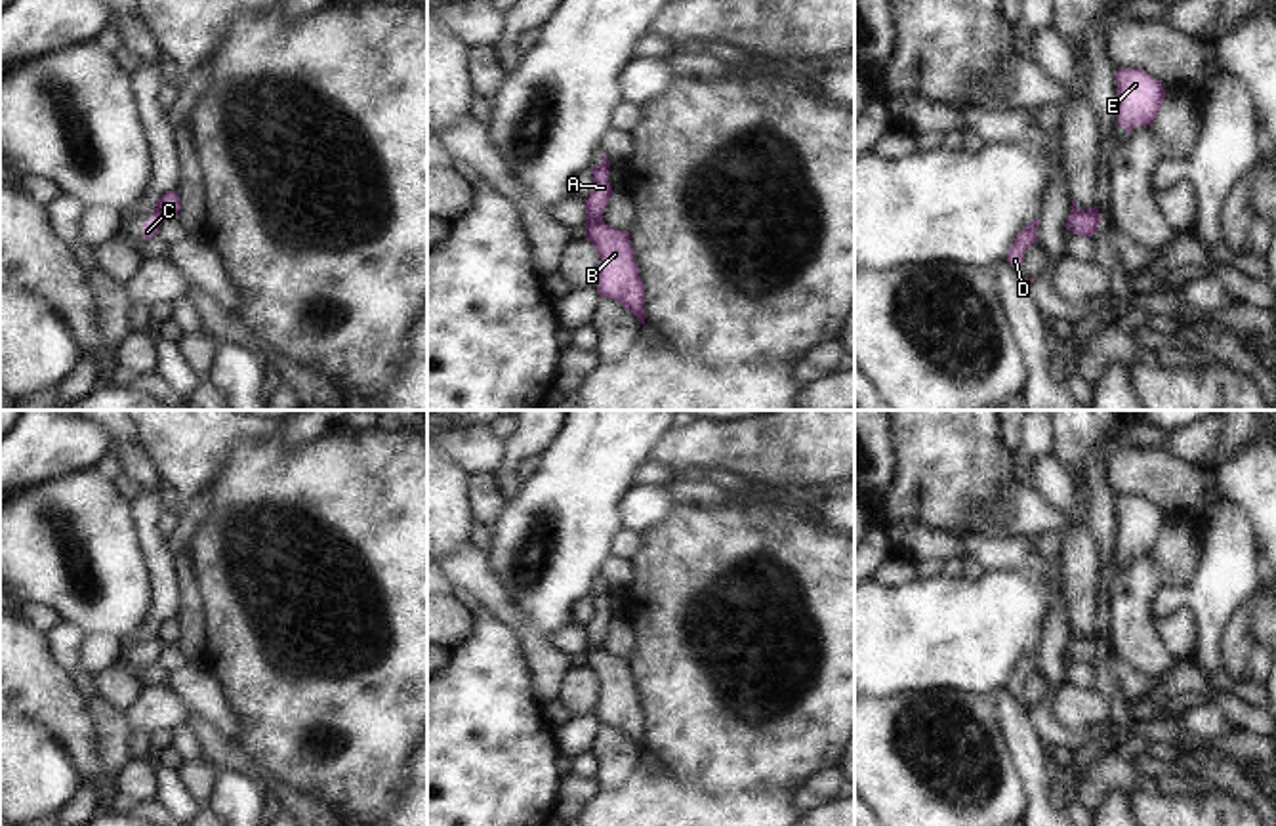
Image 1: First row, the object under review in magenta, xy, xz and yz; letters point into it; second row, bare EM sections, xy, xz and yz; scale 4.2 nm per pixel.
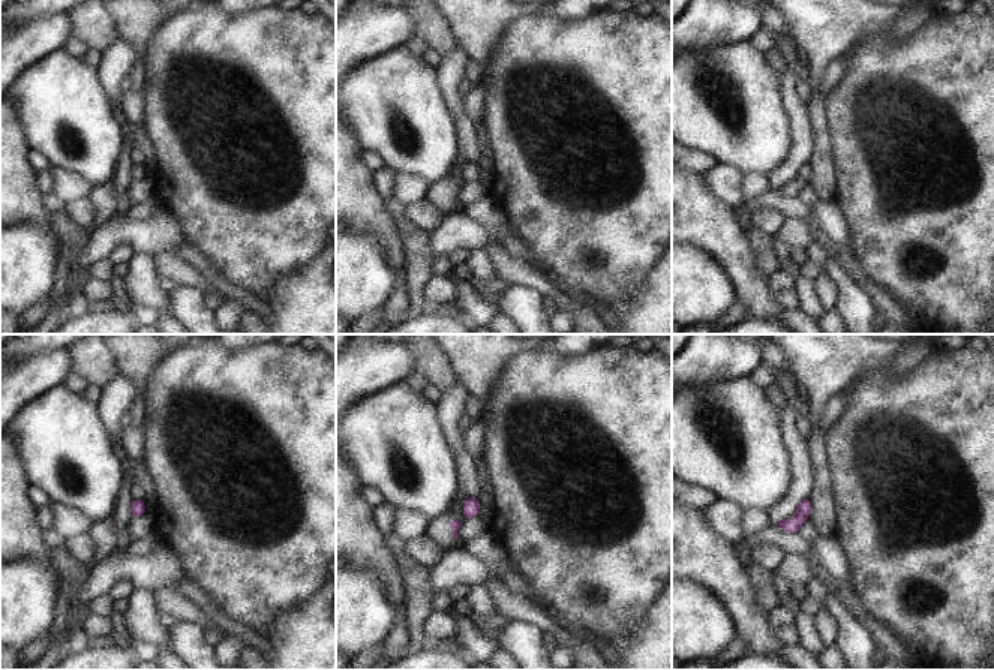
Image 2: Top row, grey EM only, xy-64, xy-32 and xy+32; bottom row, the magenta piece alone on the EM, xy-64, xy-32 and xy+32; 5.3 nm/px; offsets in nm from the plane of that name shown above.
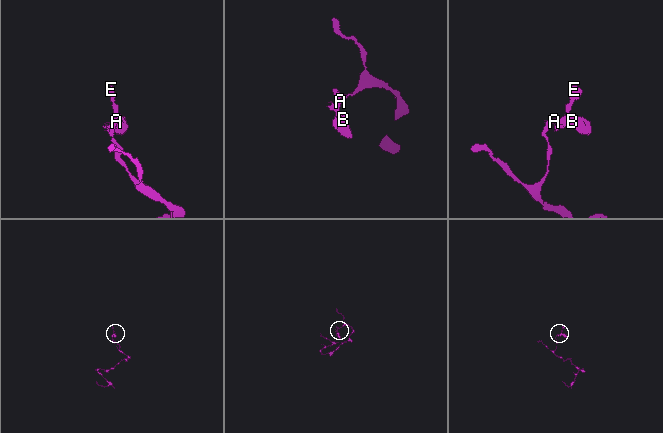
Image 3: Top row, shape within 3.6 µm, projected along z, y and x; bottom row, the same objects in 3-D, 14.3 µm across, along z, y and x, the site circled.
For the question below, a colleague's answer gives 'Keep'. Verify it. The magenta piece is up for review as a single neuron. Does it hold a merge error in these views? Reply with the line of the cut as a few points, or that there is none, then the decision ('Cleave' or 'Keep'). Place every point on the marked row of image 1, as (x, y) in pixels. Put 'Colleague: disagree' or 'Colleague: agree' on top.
Colleague: disagree
Split along xz (586, 216), (601, 220). Cleave

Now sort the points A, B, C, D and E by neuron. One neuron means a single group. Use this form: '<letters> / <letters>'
A D E / B C

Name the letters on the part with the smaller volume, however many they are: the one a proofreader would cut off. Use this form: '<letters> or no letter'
B, C

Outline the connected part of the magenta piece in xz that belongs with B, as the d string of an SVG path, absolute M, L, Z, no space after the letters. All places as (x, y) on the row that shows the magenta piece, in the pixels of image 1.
M586 217L584 225L586 240L591 242L601 256L595 282L599 299L616 299L645 324L645 288L635 263L629 233L618 231L603 219Z

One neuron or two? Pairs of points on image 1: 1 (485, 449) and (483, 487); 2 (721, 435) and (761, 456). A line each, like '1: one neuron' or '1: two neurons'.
1: two neurons
2: one neuron

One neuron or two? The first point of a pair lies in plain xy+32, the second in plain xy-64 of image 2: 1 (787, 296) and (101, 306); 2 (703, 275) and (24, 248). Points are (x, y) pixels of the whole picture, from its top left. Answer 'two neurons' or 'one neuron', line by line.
1: two neurons
2: one neuron

